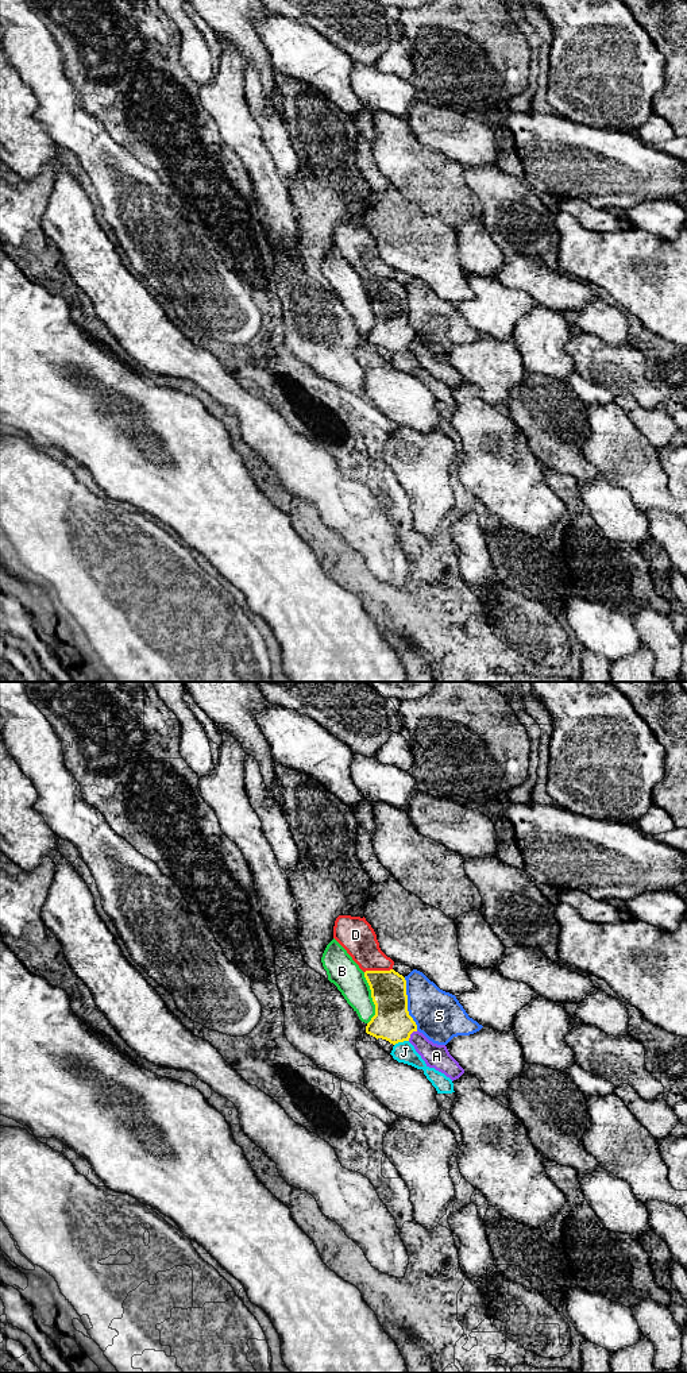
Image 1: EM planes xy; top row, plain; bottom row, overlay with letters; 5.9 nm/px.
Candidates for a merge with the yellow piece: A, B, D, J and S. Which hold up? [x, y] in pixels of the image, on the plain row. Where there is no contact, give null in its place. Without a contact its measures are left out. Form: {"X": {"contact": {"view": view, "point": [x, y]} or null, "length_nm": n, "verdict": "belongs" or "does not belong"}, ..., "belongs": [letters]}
{"A": {"contact": {"view": "xy", "point": [410, 342]}, "length_nm": 90, "verdict": "does not belong"}, "B": {"contact": {"view": "xy", "point": [371, 305]}, "length_nm": 320, "verdict": "does not belong"}, "D": {"contact": {"view": "xy", "point": [378, 280]}, "length_nm": 170, "verdict": "does not belong"}, "J": {"contact": {"view": "xy", "point": [401, 350]}, "length_nm": 90, "verdict": "does not belong"}, "S": {"contact": {"view": "xy", "point": [406, 312]}, "length_nm": 320, "verdict": "does not belong"}, "belongs": []}

